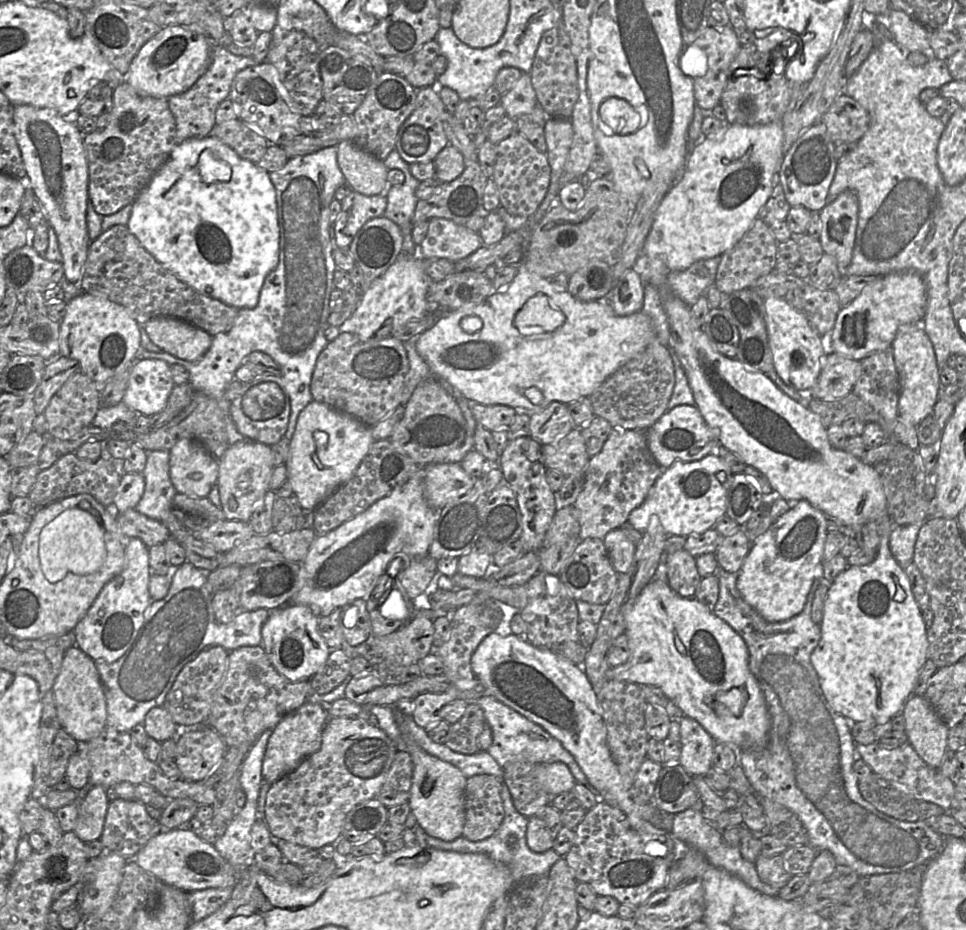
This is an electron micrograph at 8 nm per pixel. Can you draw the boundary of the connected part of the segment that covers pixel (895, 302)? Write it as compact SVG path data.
M904 271L882 275L840 309L826 346L832 352L861 361L891 347L901 325L922 324L926 305L926 287L918 273Z

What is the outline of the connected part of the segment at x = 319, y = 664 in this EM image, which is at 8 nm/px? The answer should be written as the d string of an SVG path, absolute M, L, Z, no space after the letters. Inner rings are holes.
M286 604L271 611L261 629L262 646L276 670L290 681L310 680L325 664L331 652L318 630L317 617L310 607L298 604Z

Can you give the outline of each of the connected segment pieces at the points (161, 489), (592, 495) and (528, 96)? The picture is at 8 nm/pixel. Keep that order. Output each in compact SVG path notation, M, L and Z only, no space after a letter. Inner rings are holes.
M169 451L146 452L146 464L142 471L145 488L134 509L149 518L164 523L171 511L172 499L178 493L169 476Z
M613 427L602 450L590 458L583 488L573 504L578 511L580 539L604 539L608 532L620 528L630 513L644 502L662 471L648 448L645 430Z
M522 73L512 89L502 95L500 104L505 109L506 115L514 119L533 110L538 101L530 73Z

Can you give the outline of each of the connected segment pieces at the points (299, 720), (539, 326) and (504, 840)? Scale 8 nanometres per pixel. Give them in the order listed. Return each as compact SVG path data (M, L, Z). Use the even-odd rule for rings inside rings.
M317 700L305 702L295 711L285 716L273 729L269 738L262 765L263 781L274 783L295 770L309 755L318 751L322 744L323 729L331 718L329 706Z
M536 295L530 298L517 313L514 324L525 335L550 333L558 329L565 321L563 312L551 298Z
M503 782L501 798L504 807L504 818L492 836L476 842L467 840L463 836L460 836L453 841L444 841L428 835L417 825L413 828L416 836L416 843L421 847L434 848L443 851L486 854L492 860L502 863L510 870L514 884L522 881L530 881L534 877L546 876L552 865L558 861L561 856L559 856L553 849L549 849L542 853L531 851L526 842L528 818L524 817L515 809L509 789Z

